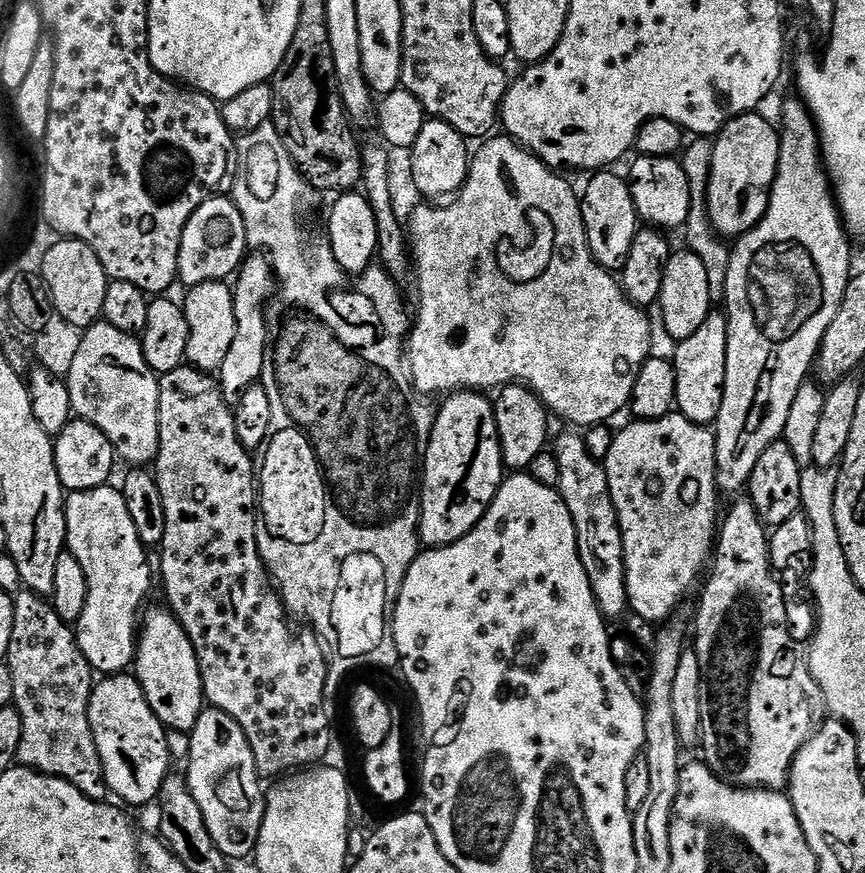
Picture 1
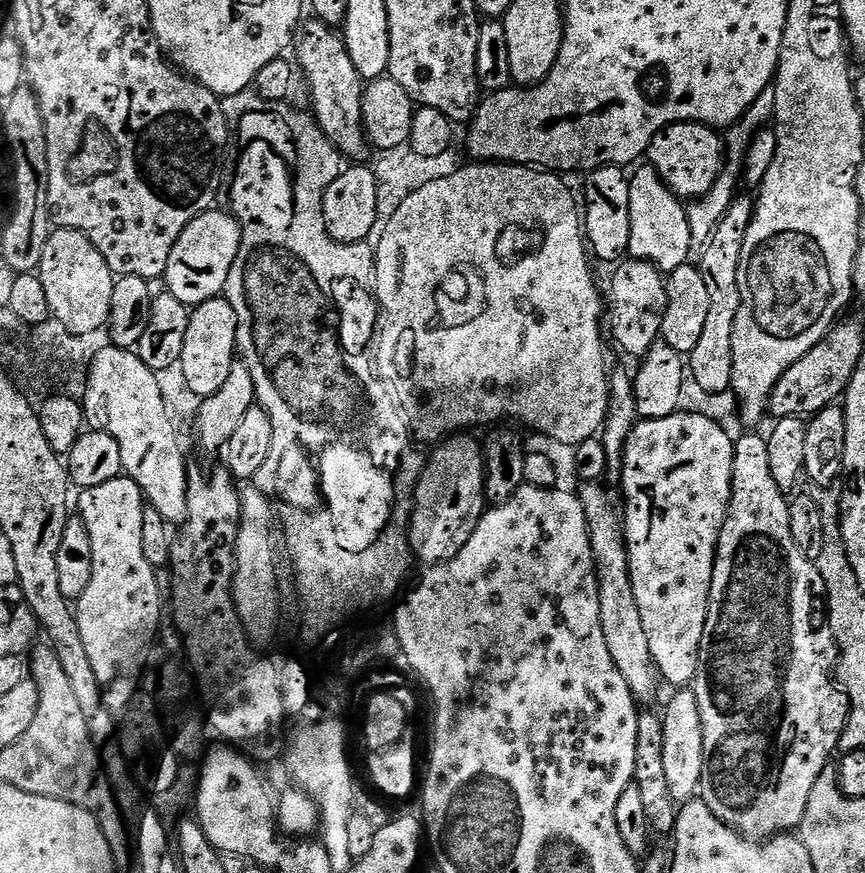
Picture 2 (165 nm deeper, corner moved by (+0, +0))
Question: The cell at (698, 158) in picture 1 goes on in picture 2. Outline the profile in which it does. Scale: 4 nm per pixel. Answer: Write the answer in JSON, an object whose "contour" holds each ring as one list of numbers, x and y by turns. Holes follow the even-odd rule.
{"contour":[[772,86,762,90,762,94,758,94,758,98,754,98,754,102,750,102,750,110,746,110,746,114,742,114,742,118,738,118,729,128,723,129,724,159,720,166,718,178,714,178,714,186,710,186,710,190,705,196,693,199,687,205,688,221,690,222,690,246,693,257,700,257,706,242,714,234,718,222,722,222,726,210,736,199,738,195,736,187,740,184,740,175,744,172,744,163,749,163,750,160,748,151,751,148,752,140,760,131,767,129,773,123,776,114,775,93,775,87]]}

